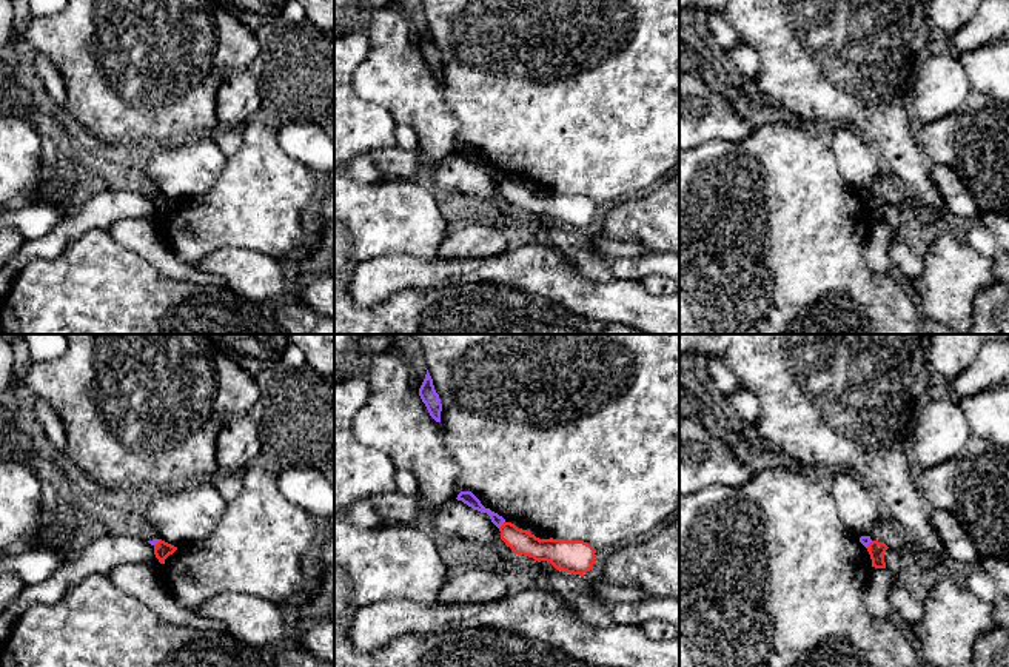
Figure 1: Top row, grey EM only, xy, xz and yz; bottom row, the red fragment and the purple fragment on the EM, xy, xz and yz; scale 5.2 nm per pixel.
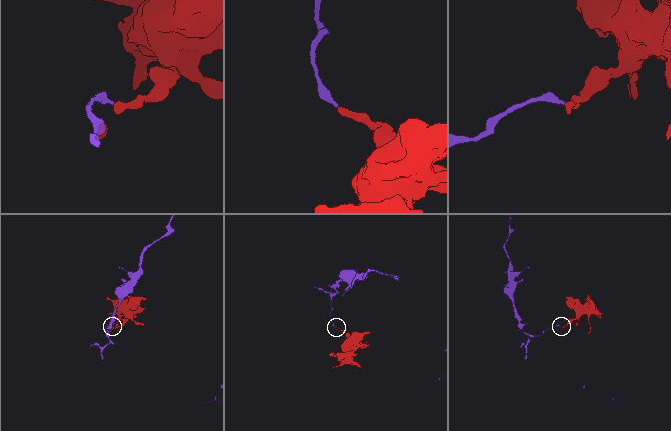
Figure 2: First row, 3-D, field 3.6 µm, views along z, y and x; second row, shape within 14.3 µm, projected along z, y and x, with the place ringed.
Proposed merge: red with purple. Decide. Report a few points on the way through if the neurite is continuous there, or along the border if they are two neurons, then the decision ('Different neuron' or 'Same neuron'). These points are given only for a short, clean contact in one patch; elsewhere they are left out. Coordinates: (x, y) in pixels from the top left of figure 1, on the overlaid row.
Boundary: xz (504, 521), (498, 527). Different neuron

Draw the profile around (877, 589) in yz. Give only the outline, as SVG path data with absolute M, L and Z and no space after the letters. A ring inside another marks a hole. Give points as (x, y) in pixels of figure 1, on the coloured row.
M872 567L870 578L864 585L863 598L866 608L873 618L887 619L892 616L893 608L890 605L889 593L897 581L898 575L890 570Z

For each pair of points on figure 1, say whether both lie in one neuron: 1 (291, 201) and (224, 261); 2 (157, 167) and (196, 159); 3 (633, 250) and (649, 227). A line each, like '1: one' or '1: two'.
1: two
2: one
3: two

